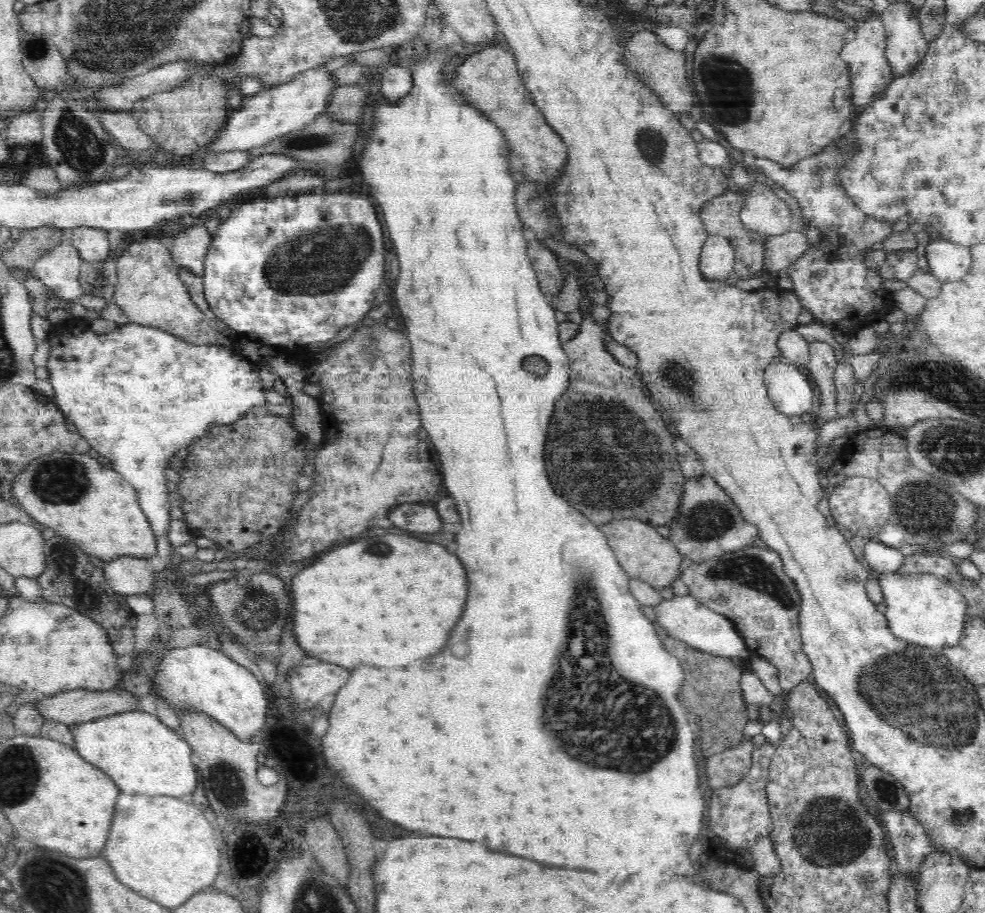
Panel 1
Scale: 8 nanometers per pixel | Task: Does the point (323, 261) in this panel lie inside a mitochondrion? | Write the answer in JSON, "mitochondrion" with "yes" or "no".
{"mitochondrion":"yes"}

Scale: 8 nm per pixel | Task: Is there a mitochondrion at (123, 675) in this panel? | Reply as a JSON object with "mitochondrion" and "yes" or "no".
{"mitochondrion":"no"}

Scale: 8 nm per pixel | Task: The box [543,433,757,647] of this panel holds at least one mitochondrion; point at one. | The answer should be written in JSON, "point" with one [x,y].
{"point":[703,521]}

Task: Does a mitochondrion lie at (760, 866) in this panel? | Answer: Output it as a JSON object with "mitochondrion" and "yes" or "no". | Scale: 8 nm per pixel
{"mitochondrion":"no"}

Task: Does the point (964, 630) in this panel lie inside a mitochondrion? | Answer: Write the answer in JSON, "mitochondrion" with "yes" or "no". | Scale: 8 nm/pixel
{"mitochondrion":"no"}

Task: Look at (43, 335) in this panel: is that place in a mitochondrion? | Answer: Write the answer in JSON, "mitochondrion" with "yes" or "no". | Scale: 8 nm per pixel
{"mitochondrion":"no"}

